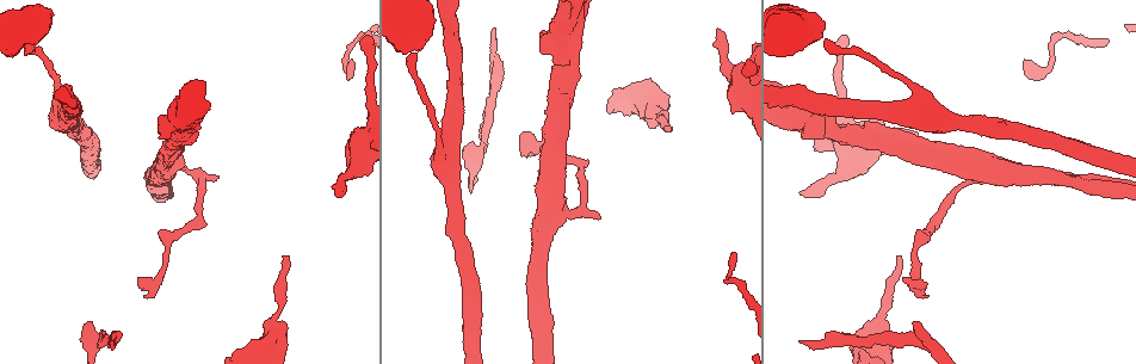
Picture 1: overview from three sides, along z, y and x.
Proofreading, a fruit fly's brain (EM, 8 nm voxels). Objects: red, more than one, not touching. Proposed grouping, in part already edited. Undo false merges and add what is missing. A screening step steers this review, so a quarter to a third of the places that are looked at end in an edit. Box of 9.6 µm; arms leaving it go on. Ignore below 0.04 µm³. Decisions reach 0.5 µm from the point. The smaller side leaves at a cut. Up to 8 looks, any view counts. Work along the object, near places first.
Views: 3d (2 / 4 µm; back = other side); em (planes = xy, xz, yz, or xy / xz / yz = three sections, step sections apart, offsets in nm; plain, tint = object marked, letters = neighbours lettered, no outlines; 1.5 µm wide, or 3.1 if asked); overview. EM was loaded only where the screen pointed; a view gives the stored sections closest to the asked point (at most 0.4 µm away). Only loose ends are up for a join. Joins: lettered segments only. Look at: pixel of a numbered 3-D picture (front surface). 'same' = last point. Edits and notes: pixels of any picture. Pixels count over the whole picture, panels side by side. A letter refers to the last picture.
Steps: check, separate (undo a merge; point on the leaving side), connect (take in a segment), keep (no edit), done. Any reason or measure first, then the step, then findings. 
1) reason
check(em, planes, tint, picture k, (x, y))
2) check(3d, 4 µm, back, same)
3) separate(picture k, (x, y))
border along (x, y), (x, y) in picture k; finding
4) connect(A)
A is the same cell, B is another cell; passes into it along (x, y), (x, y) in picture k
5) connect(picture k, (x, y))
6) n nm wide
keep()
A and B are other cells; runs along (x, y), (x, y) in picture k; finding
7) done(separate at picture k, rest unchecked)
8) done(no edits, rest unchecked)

tapers out
check(em, yz, step 8, letters, picture 1, (142, 278))

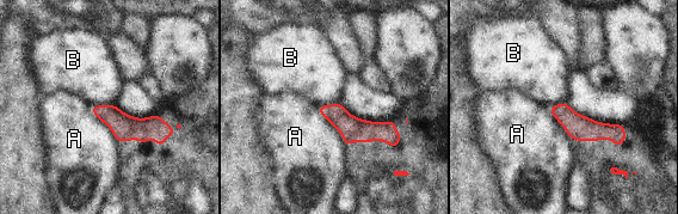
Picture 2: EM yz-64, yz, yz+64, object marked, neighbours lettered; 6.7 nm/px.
keep()
A and B are other cells; runs along (321, 108), (395, 141) in picture 2; none of them fits

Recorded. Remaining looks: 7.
calibre changes
check(3d, 2 µm, picture 1, (279, 310))

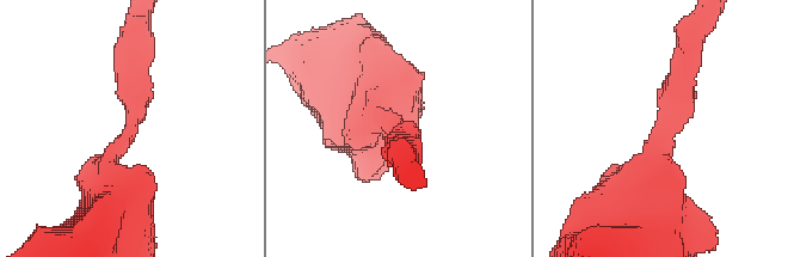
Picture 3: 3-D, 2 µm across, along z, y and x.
check(em, planes, letters, picture 3, (401, 128))

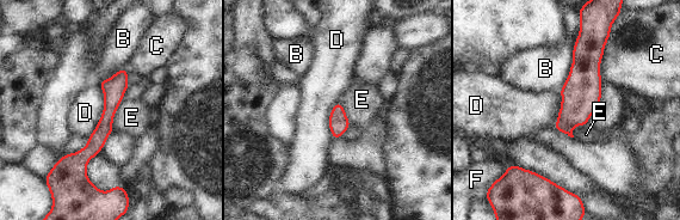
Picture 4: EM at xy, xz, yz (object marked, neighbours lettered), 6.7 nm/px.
130 nm wide
keep()
B, C, D, E and F are other cells; runs along (124, 72), (84, 175) in picture 4; continuous, no second cell

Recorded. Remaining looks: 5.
free end
check(3d, 2 µm, picture 1, (336, 192))

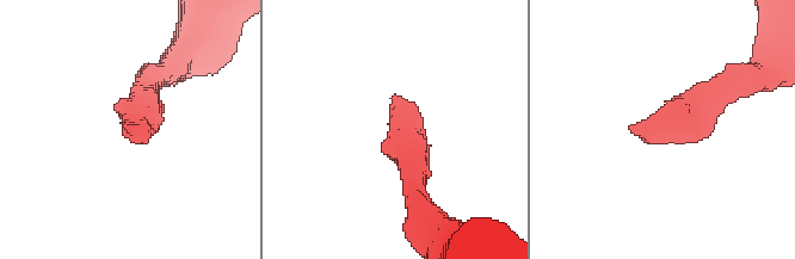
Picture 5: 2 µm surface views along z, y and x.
need the tissue
check(em, planes, letters, picture 5, (126, 130))

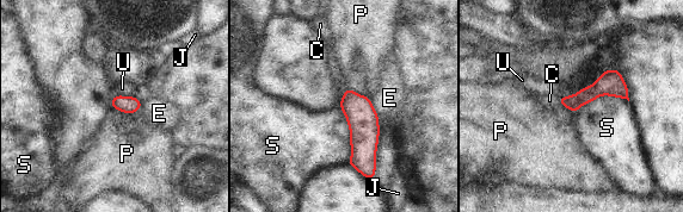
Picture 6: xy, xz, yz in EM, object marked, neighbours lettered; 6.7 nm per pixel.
connect(C)
C is the same cell, E, J, P, S and U are other cells; it goes on there

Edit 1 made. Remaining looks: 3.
done(connect at picture 6, rest unchecked)

